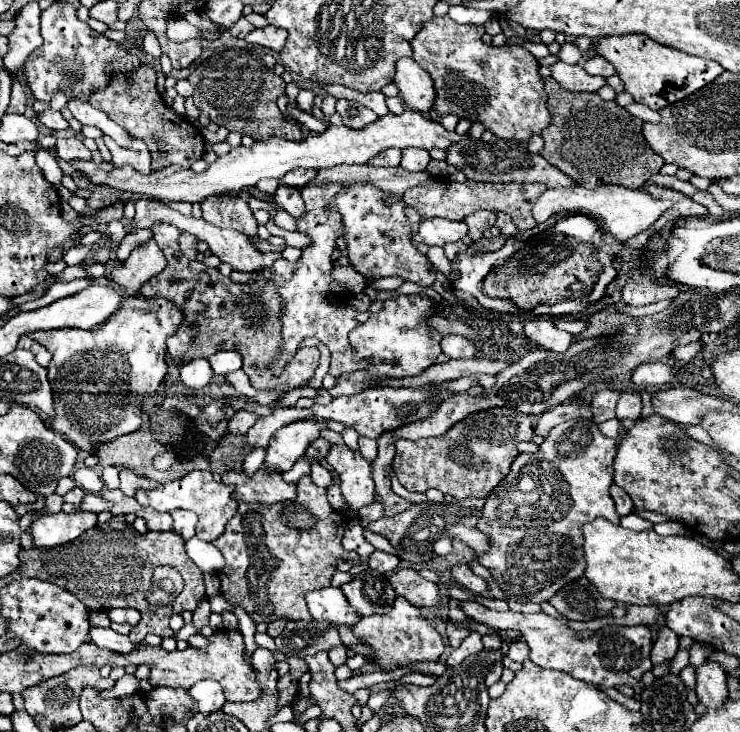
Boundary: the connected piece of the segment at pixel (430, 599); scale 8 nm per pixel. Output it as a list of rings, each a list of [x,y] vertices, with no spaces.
[[[402,569],[396,571],[390,579],[394,591],[400,597],[406,597],[410,603],[414,603],[420,609],[426,609],[426,613],[436,611],[438,603],[438,587],[436,583],[424,579],[418,571],[414,569]]]

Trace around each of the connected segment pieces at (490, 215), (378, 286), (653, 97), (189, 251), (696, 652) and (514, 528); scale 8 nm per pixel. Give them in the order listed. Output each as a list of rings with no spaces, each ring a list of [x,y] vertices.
[[[478,211],[478,213],[468,215],[464,221],[466,221],[466,225],[470,227],[468,237],[470,237],[472,241],[478,241],[478,239],[482,239],[484,229],[490,229],[490,227],[494,225],[496,213],[494,213],[494,211]]]
[[[382,277],[382,279],[368,283],[368,287],[376,289],[376,291],[396,291],[398,287],[402,287],[402,283],[404,281],[400,277]]]
[[[642,33],[600,37],[596,41],[596,53],[616,67],[616,75],[624,81],[624,87],[634,97],[634,101],[648,105],[654,111],[660,111],[662,107],[692,95],[724,71],[716,61],[692,57],[688,53],[660,45]]]
[[[182,233],[180,235],[180,251],[190,259],[190,261],[194,261],[196,259],[196,255],[198,255],[198,251],[196,251],[196,237],[194,235],[188,235],[188,233]]]
[[[694,643],[692,647],[690,647],[690,665],[692,667],[700,667],[704,661],[706,661],[706,657],[712,653],[712,647],[708,647],[708,645],[704,645],[704,643]]]
[[[590,419],[556,425],[542,441],[540,451],[520,453],[510,473],[488,495],[476,529],[488,535],[490,549],[478,555],[506,599],[520,603],[550,601],[586,569],[582,525],[604,517],[620,525],[610,497],[616,439],[604,437]]]

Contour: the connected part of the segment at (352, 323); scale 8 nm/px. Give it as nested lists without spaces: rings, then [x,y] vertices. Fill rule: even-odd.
[[[326,183],[326,185],[312,185],[312,187],[304,187],[302,189],[302,199],[306,203],[306,215],[296,219],[298,223],[298,231],[306,233],[314,239],[312,247],[302,249],[302,257],[296,263],[278,259],[274,261],[272,267],[264,269],[262,273],[252,272],[244,273],[240,271],[232,271],[230,279],[234,279],[236,283],[248,284],[257,278],[272,279],[278,287],[278,295],[282,299],[282,311],[280,311],[280,321],[282,321],[282,337],[284,337],[284,345],[280,349],[280,359],[276,359],[272,363],[272,375],[282,375],[282,367],[292,361],[300,341],[304,337],[318,337],[326,347],[330,350],[330,375],[340,377],[344,373],[352,373],[358,367],[368,367],[368,361],[352,361],[352,347],[348,343],[348,333],[358,325],[356,317],[356,309],[346,301],[346,305],[338,303],[336,297],[332,297],[330,293],[330,271],[332,271],[332,261],[330,255],[336,247],[336,239],[342,237],[344,227],[342,227],[342,219],[340,213],[334,205],[336,195],[340,195],[344,187],[340,183]],[[266,273],[266,276],[263,276]]]

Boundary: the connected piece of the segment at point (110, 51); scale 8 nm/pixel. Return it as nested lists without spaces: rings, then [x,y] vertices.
[[[54,3],[42,11],[42,39],[42,47],[34,51],[22,67],[36,101],[50,101],[56,91],[62,91],[68,99],[88,101],[92,91],[100,91],[100,87],[104,89],[112,81],[112,75],[130,75],[140,67],[138,55],[92,31],[76,17],[70,3]]]

